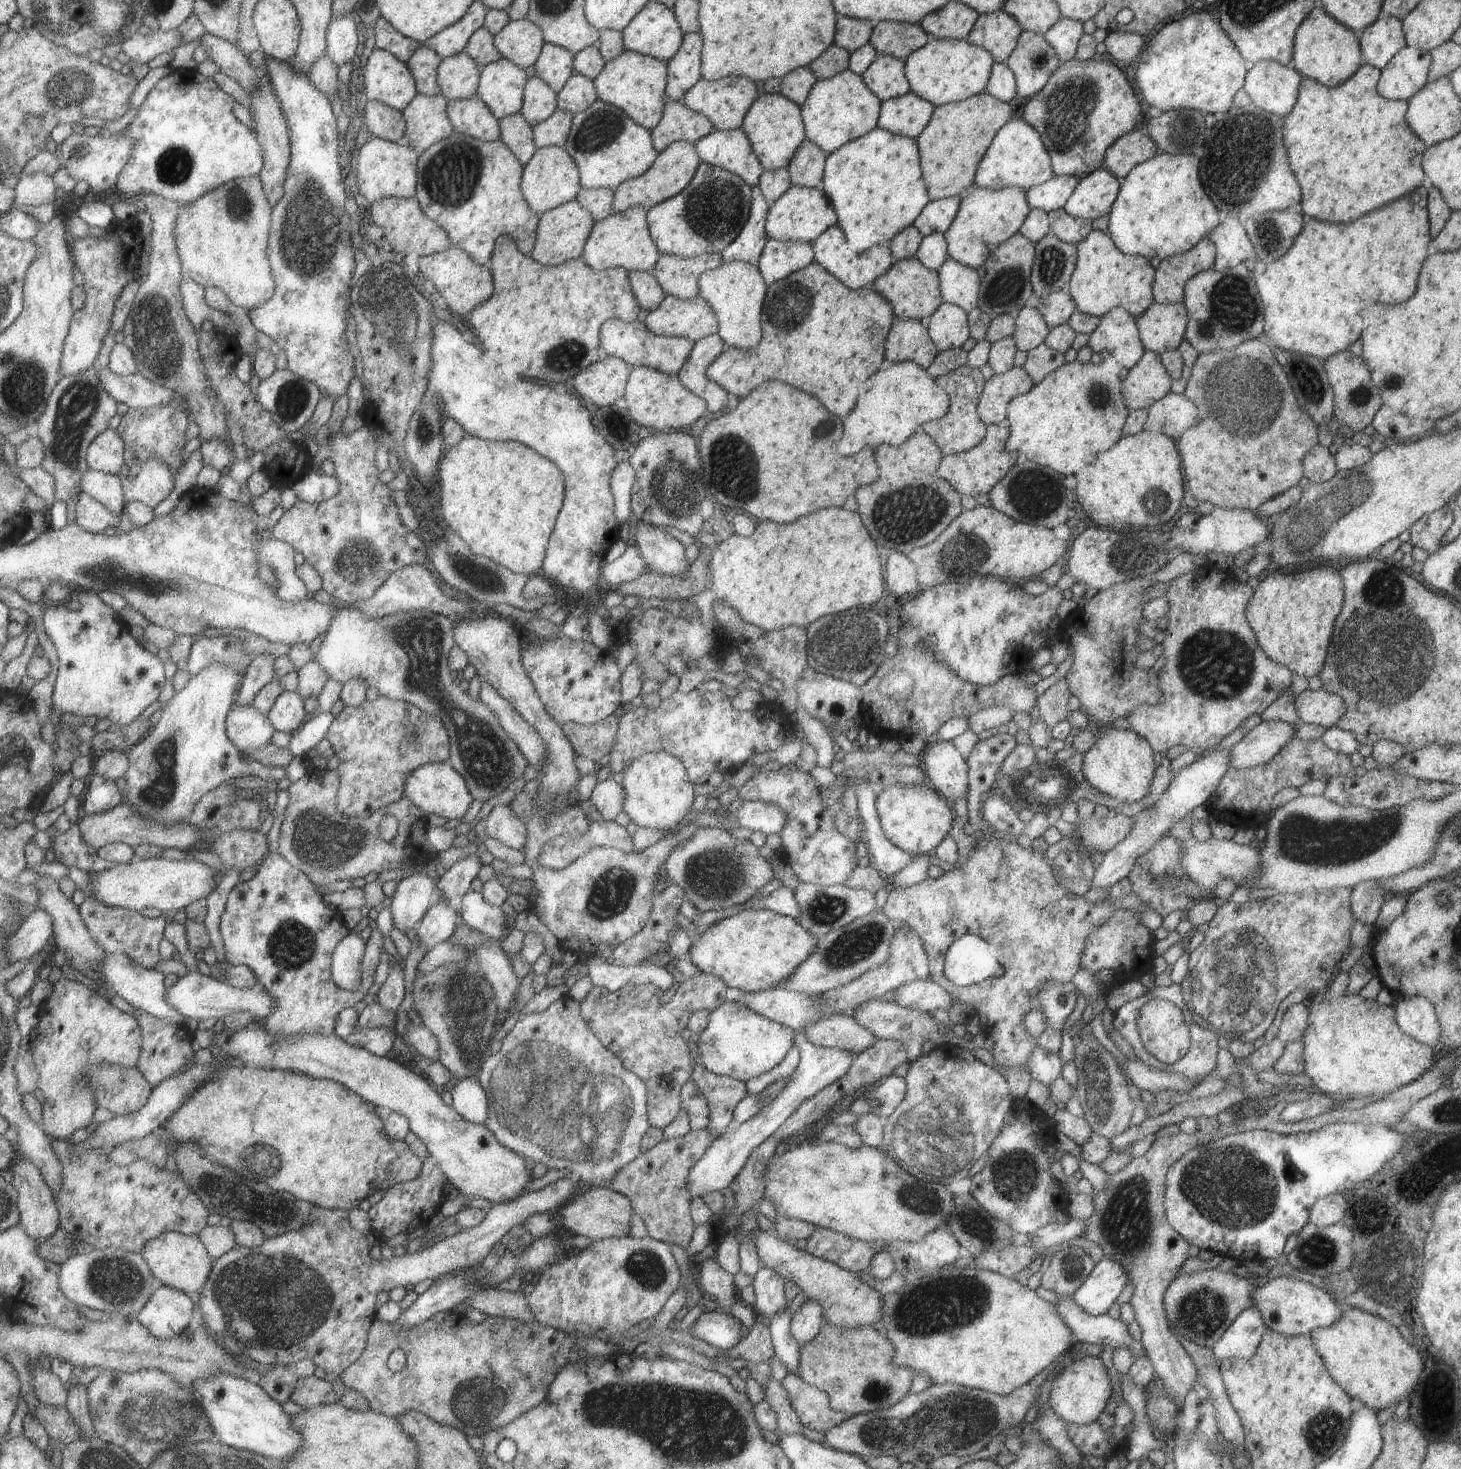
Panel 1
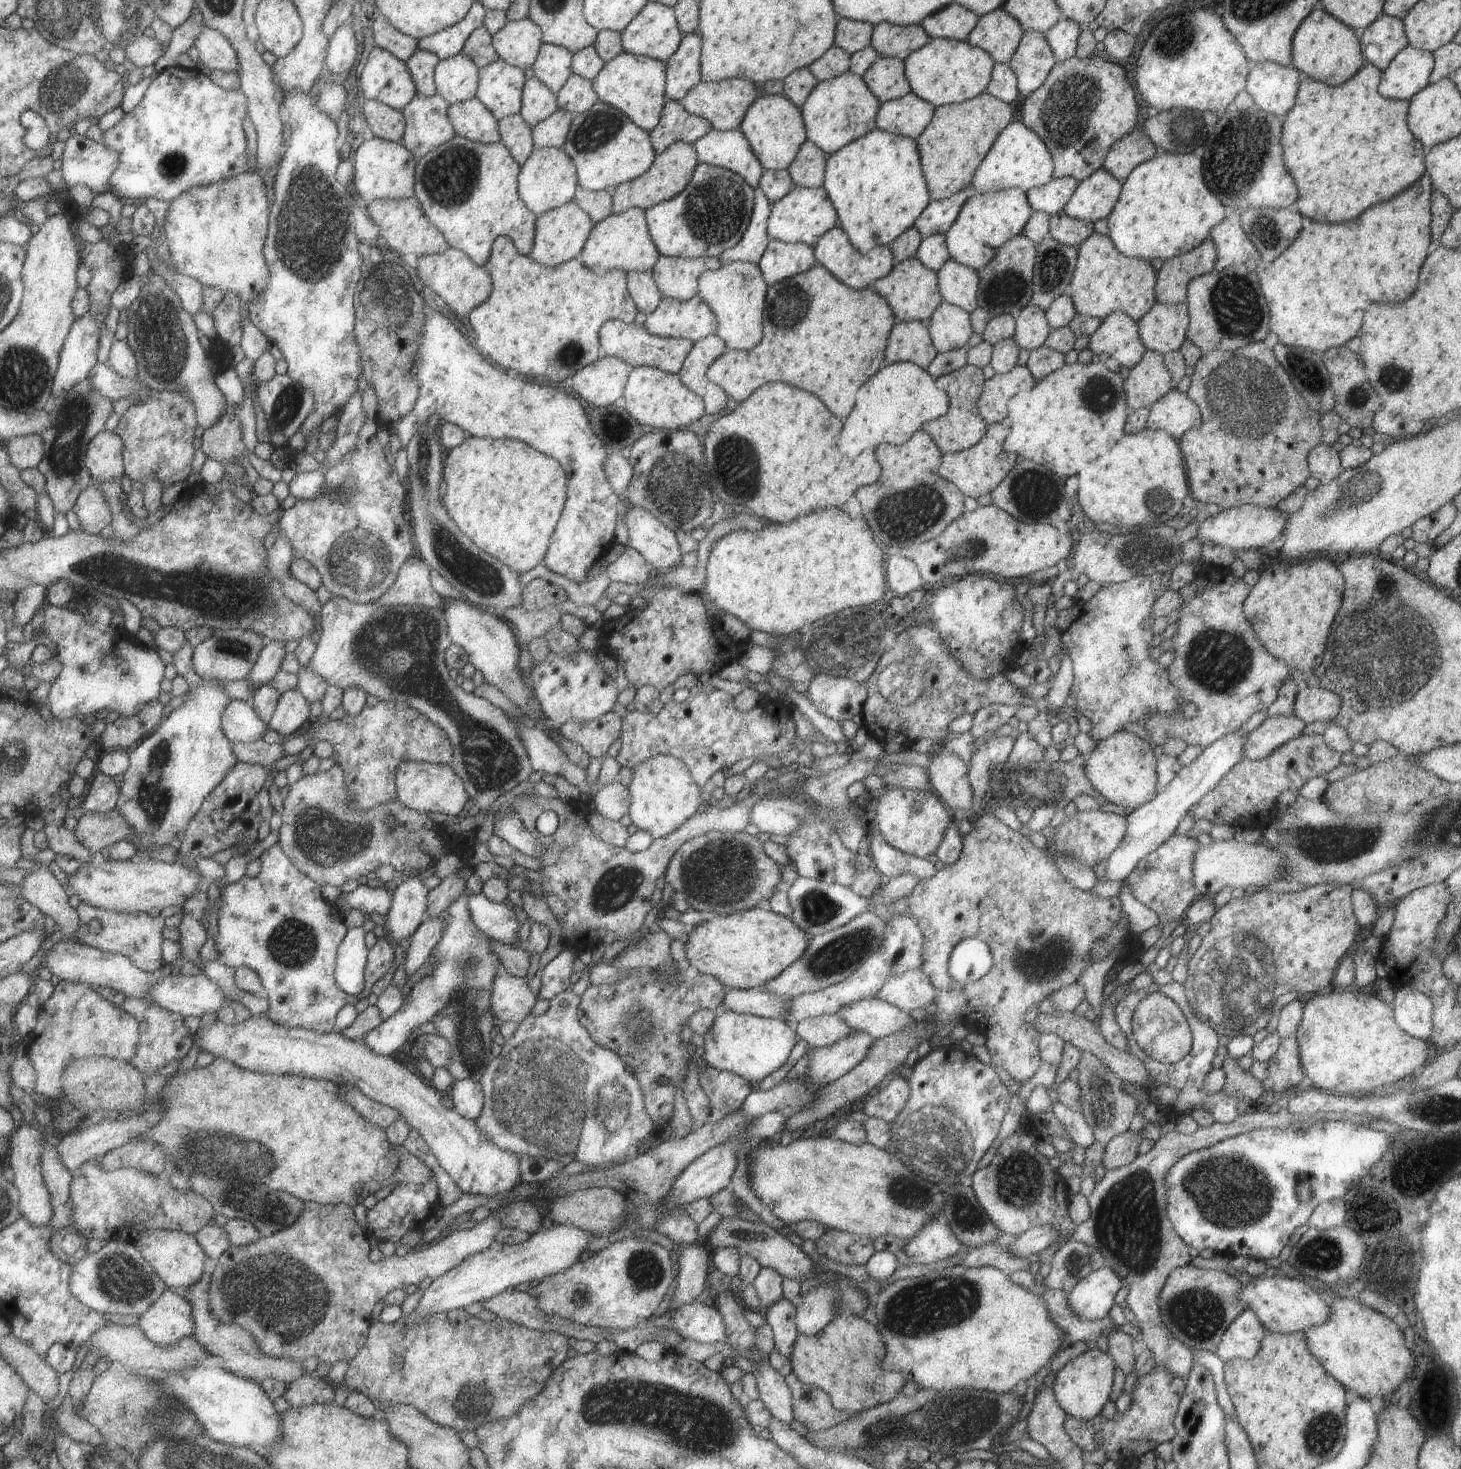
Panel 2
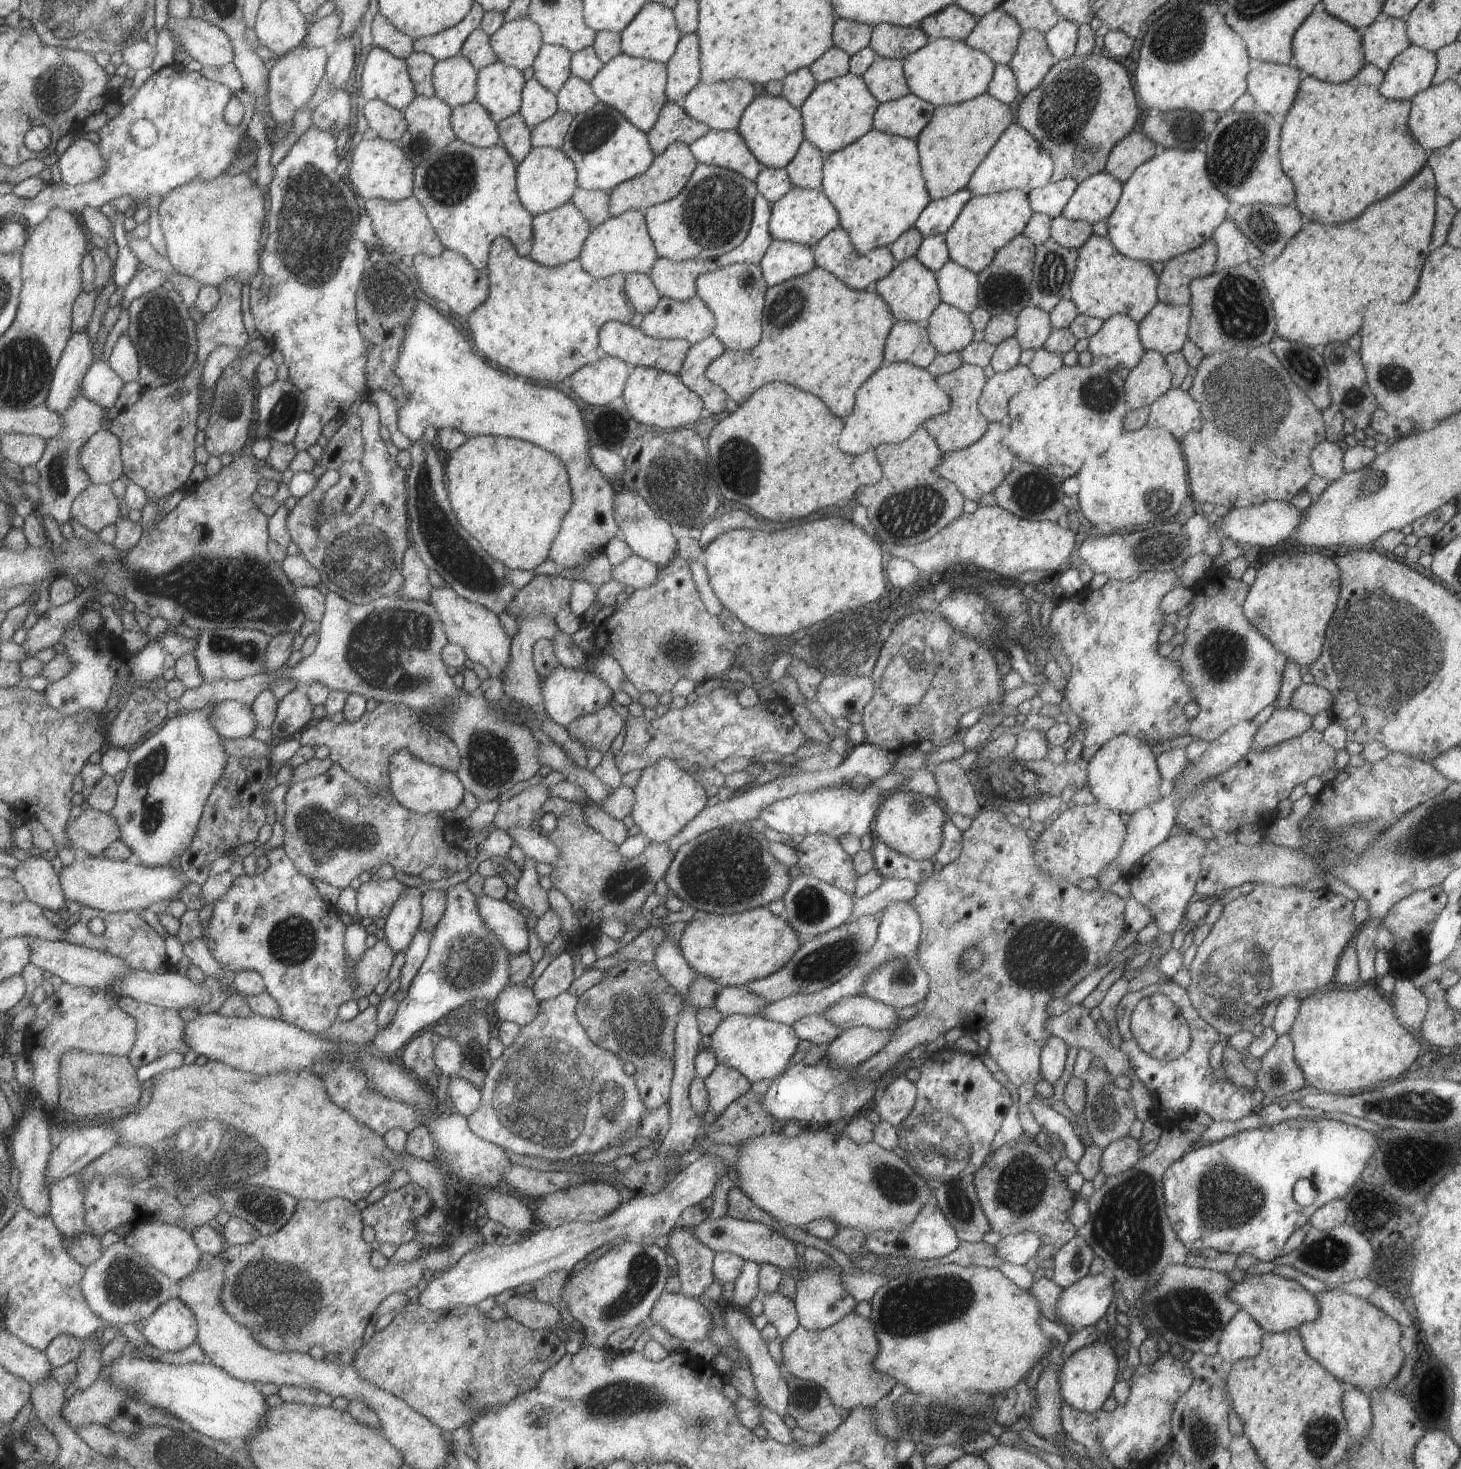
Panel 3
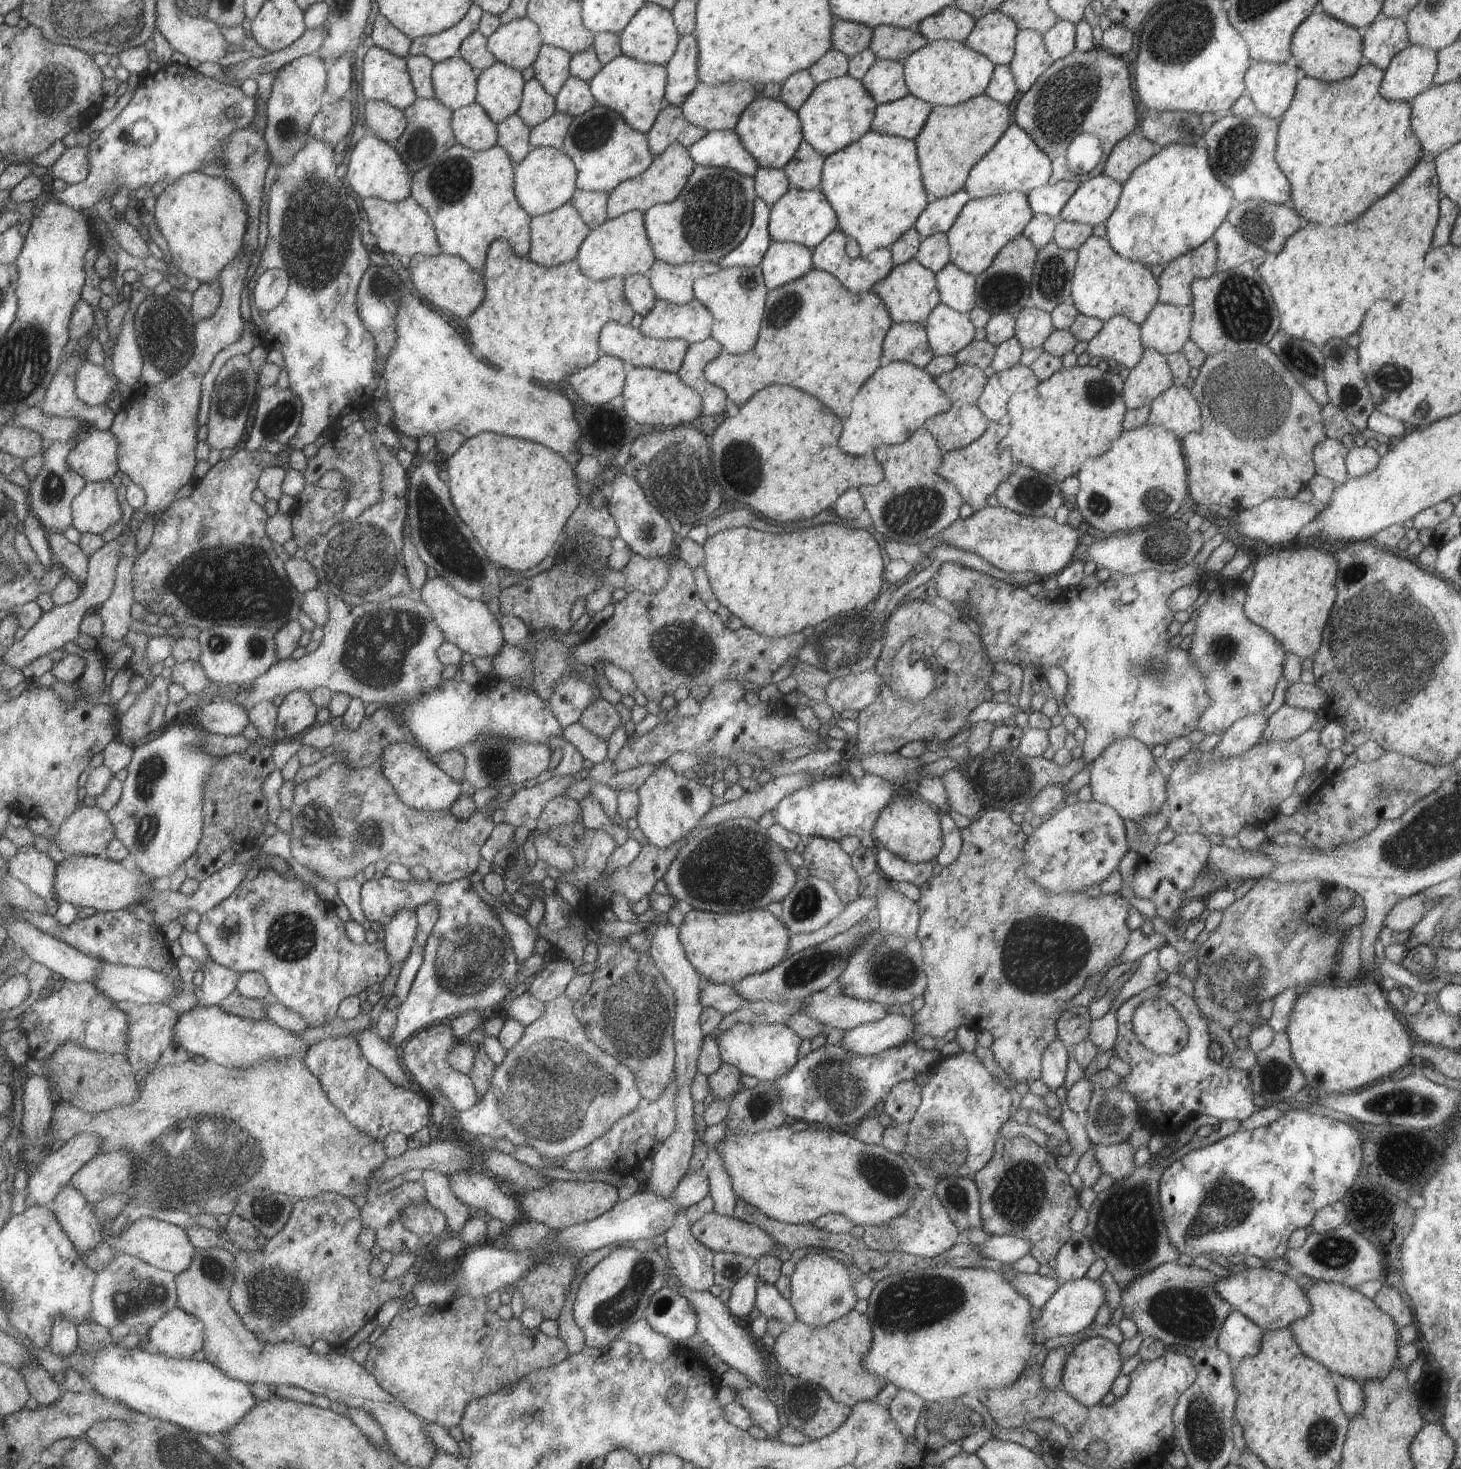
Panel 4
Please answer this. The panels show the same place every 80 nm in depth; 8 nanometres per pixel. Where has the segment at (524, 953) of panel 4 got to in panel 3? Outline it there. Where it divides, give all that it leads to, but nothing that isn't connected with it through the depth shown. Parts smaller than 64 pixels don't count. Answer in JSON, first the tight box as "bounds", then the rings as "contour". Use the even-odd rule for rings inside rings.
{"bounds":[476,894,527,955],"contour":[[[484,894],[481,898],[476,898],[476,907],[483,924],[499,937],[503,946],[511,955],[527,951],[526,921],[518,910],[509,905],[507,900],[493,900]]]}

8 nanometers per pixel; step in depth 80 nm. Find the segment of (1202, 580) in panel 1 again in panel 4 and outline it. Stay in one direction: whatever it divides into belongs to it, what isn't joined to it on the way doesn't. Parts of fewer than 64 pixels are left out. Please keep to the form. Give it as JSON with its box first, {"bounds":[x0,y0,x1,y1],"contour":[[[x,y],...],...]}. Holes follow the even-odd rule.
{"bounds":[1188,579,1284,734],"contour":[[[1218,579],[1207,601],[1195,618],[1195,629],[1188,651],[1204,674],[1206,693],[1210,696],[1195,729],[1208,734],[1223,732],[1232,722],[1261,711],[1269,704],[1277,680],[1281,678],[1284,650],[1276,638],[1252,623],[1243,612],[1246,590],[1242,582]]]}

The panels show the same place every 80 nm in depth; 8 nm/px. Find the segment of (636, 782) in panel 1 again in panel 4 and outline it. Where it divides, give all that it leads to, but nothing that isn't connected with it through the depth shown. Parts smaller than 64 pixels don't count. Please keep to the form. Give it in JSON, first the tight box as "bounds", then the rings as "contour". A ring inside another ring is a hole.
{"bounds":[635,764,714,848],"contour":[[[662,764],[655,766],[653,774],[636,790],[640,801],[635,819],[646,842],[657,848],[667,848],[671,843],[689,837],[702,816],[713,806],[714,796],[709,787],[705,787],[690,774],[675,774]]]}

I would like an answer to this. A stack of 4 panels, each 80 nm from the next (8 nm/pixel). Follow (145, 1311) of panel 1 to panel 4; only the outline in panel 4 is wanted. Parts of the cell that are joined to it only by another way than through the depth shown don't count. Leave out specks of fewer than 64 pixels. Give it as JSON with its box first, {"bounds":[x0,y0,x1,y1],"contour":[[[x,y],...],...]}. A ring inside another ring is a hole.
{"bounds":[146,1306,204,1359],"contour":[[[178,1306],[150,1325],[146,1335],[154,1352],[181,1359],[202,1350],[204,1341],[203,1325]]]}

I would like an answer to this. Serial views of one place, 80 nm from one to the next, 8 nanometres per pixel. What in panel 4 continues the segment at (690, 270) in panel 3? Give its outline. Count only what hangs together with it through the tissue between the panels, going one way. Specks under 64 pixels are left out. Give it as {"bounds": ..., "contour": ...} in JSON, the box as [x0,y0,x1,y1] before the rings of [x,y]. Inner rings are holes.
{"bounds":[647,261,720,305],"contour":[[[654,261],[647,272],[649,286],[657,299],[676,305],[687,304],[694,298],[692,282],[697,277],[715,274],[720,266],[715,263],[699,262],[670,265]]]}

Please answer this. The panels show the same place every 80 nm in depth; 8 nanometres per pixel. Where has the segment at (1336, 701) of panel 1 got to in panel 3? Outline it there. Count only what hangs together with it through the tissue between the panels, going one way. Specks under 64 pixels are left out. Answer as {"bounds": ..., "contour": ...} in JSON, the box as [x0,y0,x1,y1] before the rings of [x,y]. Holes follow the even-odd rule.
{"bounds":[1290,679,1331,718],"contour":[[[1305,679],[1290,696],[1290,706],[1313,718],[1319,712],[1331,713],[1331,693]]]}

